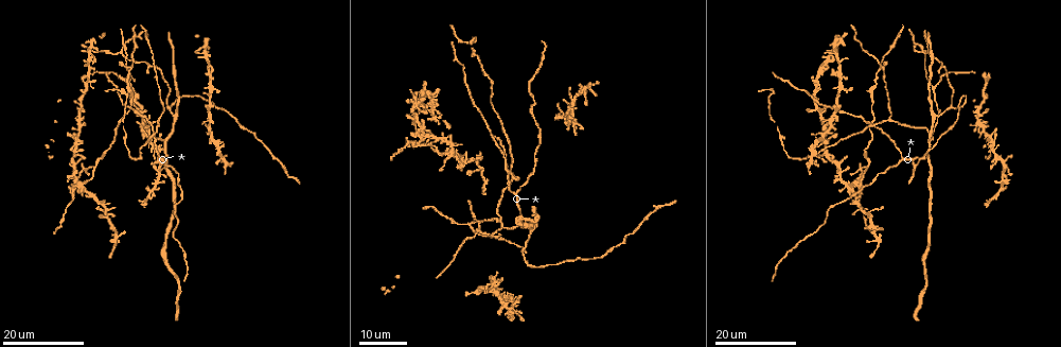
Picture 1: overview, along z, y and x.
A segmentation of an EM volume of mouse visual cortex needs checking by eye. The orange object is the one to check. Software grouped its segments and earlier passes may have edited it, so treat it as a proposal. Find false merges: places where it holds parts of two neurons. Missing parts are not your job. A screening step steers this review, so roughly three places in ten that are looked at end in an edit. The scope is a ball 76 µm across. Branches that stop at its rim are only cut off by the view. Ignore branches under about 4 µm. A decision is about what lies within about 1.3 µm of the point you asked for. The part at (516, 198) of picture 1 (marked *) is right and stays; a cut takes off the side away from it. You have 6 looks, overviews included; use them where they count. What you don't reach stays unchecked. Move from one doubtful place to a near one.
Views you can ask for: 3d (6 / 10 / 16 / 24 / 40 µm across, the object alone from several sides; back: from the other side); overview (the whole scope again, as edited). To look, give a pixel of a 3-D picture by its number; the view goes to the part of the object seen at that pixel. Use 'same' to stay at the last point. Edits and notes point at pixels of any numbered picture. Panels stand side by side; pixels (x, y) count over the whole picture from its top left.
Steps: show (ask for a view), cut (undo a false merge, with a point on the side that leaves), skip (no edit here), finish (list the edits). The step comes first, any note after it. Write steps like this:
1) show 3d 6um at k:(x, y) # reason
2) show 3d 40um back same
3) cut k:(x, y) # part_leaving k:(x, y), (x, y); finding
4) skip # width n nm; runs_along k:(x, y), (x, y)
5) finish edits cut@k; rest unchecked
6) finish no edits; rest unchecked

show 3d 24um at 1:(936, 117)

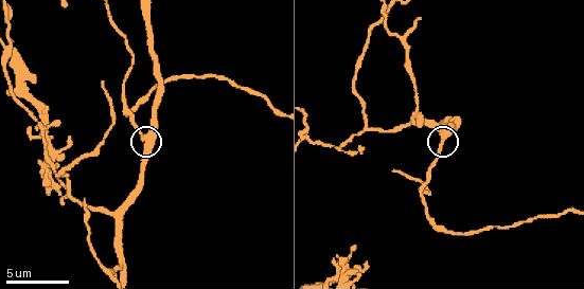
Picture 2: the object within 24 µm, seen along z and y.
show 3d 10um at 2:(442, 142)

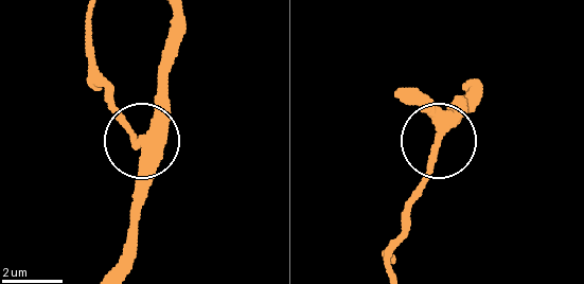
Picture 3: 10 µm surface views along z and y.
skip # side_arm 23 um; runs_along 3:(114, 266), (145, 144), (160, 113), (160, 86); one neuron here

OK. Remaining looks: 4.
show 3d 10um at 2:(364, 130) # two arms in line, one across

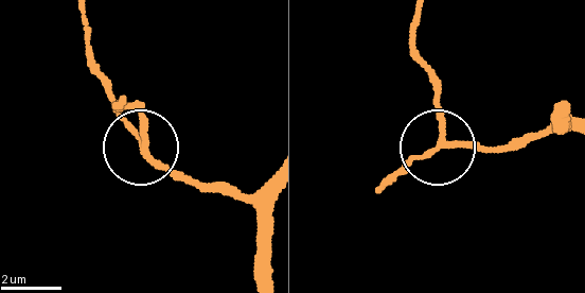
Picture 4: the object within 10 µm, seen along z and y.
skip # width 200 nm; runs_along 4:(561, 103), (550, 123), (499, 147), (446, 143), (439, 85); one neuron here

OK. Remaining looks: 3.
show 3d 16um at 1:(121, 51) # three-way junction

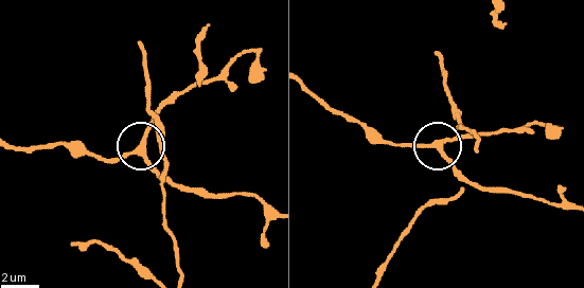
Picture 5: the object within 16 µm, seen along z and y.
show 3d 6um at 5:(135, 150)

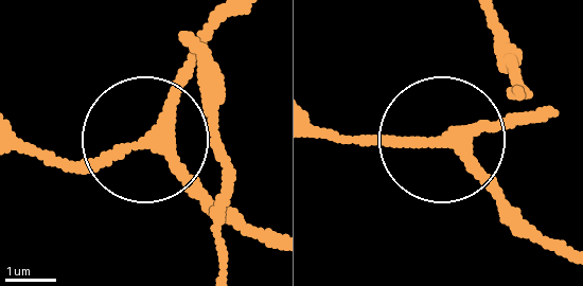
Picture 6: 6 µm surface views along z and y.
skip # runs_along 6:(264, 239), (154, 143), (179, 67), (209, 33); all the same neuron

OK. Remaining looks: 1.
finish no edits; rest unchecked

